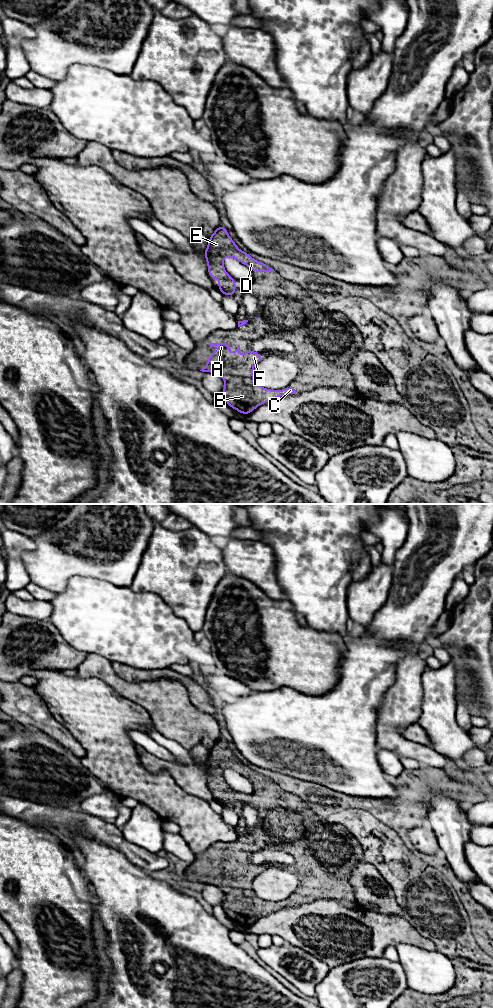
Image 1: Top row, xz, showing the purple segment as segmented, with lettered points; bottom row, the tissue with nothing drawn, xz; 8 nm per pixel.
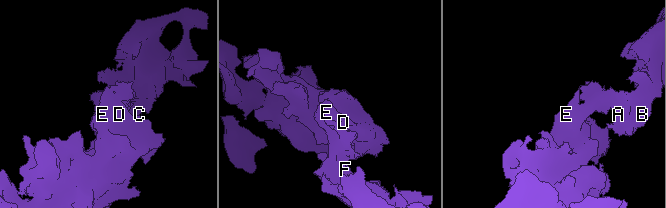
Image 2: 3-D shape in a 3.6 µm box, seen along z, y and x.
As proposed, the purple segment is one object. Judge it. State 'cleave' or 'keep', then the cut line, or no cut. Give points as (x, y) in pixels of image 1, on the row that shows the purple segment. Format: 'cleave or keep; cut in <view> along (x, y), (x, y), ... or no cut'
keep; no cut

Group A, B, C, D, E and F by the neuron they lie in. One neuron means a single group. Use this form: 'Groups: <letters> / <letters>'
Groups: A B C D E F

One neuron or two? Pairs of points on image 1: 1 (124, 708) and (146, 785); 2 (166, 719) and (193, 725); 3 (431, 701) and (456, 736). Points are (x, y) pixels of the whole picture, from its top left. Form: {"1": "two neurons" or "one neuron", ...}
{"1": "one neuron", "2": "one neuron", "3": "one neuron"}

